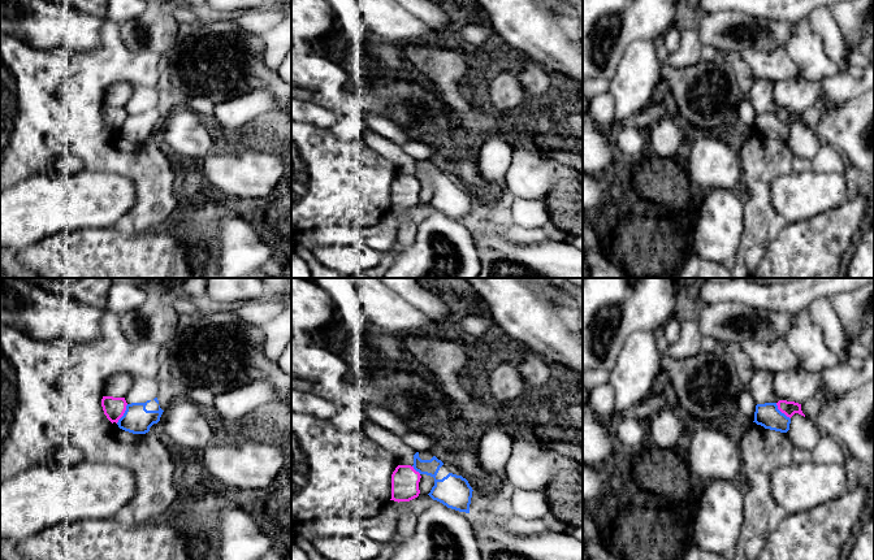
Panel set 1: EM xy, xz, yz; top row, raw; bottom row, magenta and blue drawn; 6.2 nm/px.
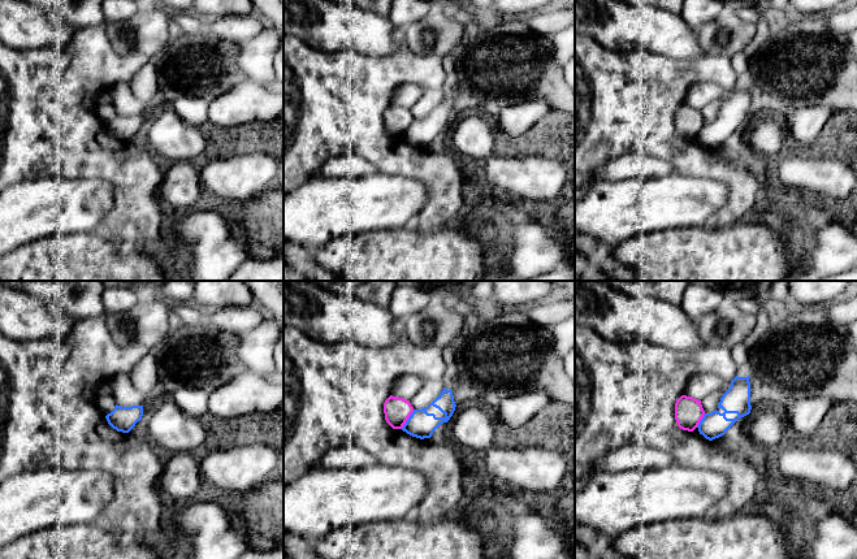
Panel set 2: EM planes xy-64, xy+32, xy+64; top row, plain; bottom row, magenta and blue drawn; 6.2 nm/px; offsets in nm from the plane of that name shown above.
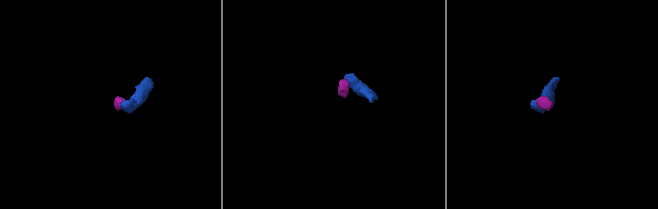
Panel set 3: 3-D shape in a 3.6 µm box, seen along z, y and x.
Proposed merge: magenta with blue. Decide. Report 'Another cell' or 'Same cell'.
Another cell

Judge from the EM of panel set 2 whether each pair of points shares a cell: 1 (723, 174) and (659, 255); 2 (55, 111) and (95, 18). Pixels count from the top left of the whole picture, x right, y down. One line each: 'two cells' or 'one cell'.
1: two cells
2: two cells

